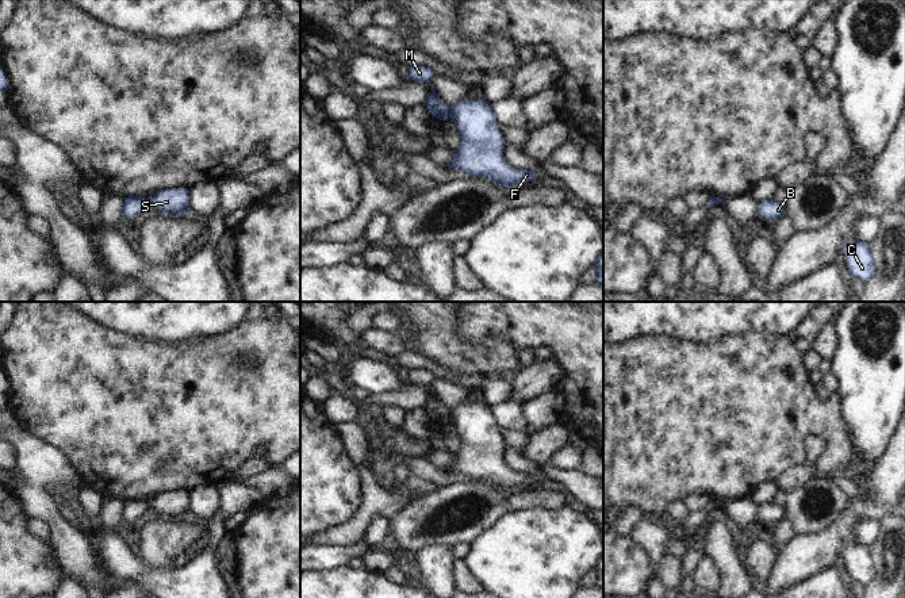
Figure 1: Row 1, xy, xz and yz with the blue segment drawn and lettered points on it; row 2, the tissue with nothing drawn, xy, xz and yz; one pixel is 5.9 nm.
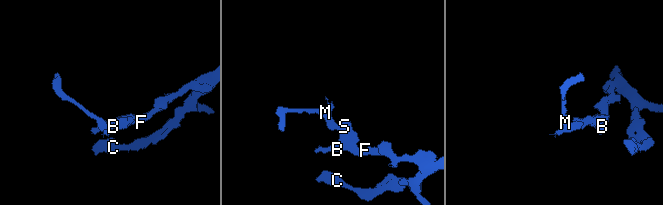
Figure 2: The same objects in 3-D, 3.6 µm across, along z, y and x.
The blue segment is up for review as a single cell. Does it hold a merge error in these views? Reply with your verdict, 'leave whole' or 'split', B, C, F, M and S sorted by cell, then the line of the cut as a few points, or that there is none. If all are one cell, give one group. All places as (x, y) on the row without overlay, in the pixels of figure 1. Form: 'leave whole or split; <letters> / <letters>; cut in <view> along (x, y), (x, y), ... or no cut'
split; B C F S / M; cut in xz along (449, 409), (451, 418)

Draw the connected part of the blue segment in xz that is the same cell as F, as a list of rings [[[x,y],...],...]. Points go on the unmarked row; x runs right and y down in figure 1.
[[[461,403],[450,409],[450,423],[461,437],[461,448],[455,453],[448,471],[484,480],[505,491],[515,491],[537,482],[533,474],[513,472],[503,461],[507,448],[499,426],[487,403]]]

